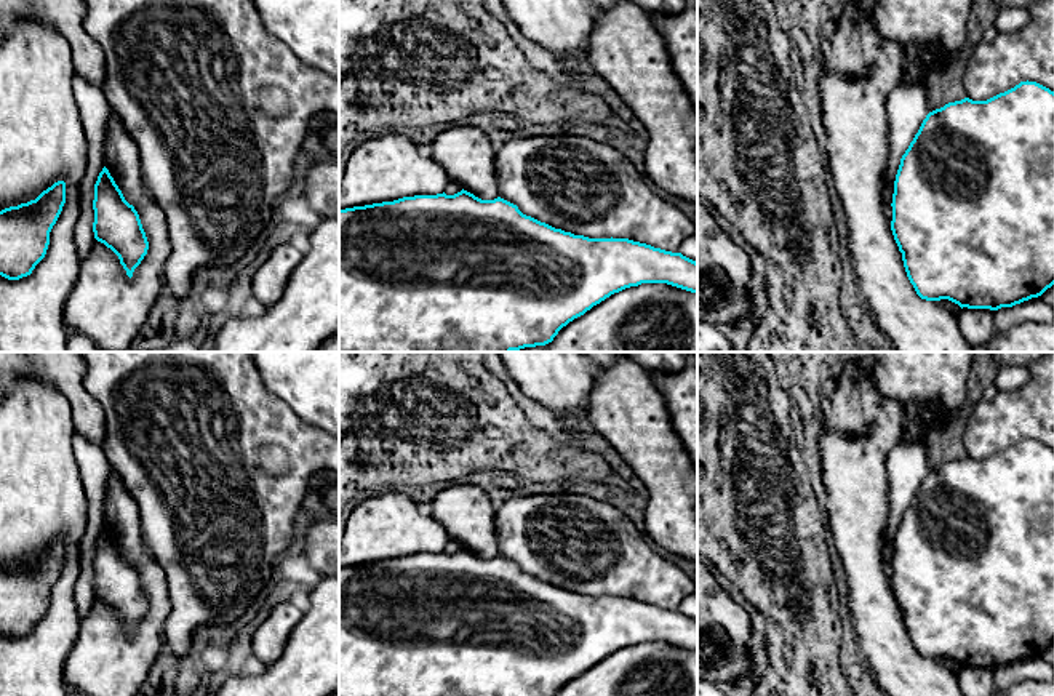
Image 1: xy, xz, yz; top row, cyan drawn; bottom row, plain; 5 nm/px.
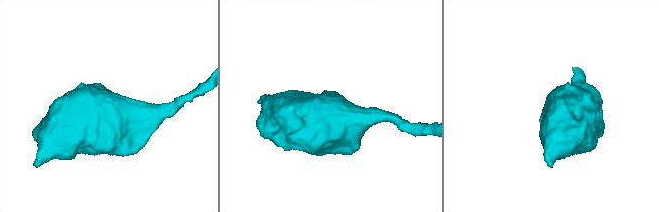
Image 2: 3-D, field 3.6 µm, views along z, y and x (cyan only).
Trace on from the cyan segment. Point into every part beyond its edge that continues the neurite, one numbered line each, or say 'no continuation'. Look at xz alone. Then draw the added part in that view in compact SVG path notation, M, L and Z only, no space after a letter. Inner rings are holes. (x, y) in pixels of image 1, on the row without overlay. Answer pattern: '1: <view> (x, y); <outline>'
no continuation

